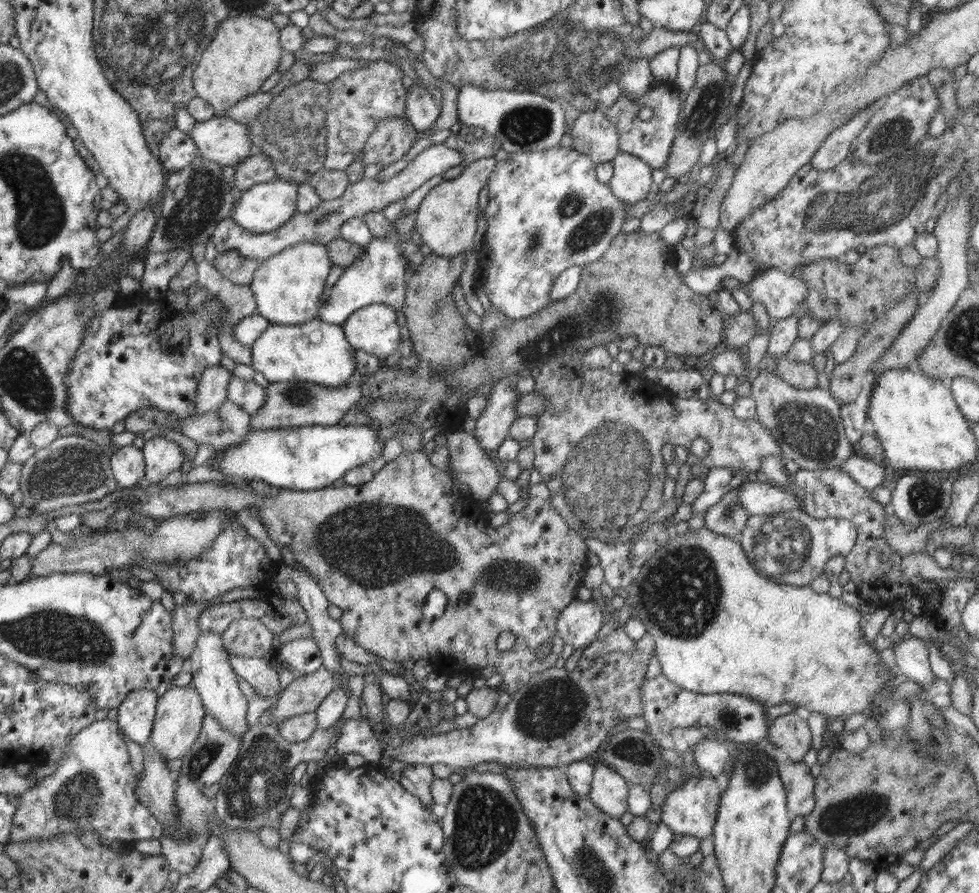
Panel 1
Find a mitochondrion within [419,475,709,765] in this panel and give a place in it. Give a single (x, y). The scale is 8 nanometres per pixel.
(551, 708)

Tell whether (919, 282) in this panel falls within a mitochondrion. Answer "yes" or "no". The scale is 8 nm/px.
no

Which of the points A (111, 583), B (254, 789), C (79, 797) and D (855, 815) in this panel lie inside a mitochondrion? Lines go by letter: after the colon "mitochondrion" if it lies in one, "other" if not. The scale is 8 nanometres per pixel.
A: other
B: mitochondrion
C: mitochondrion
D: mitochondrion

